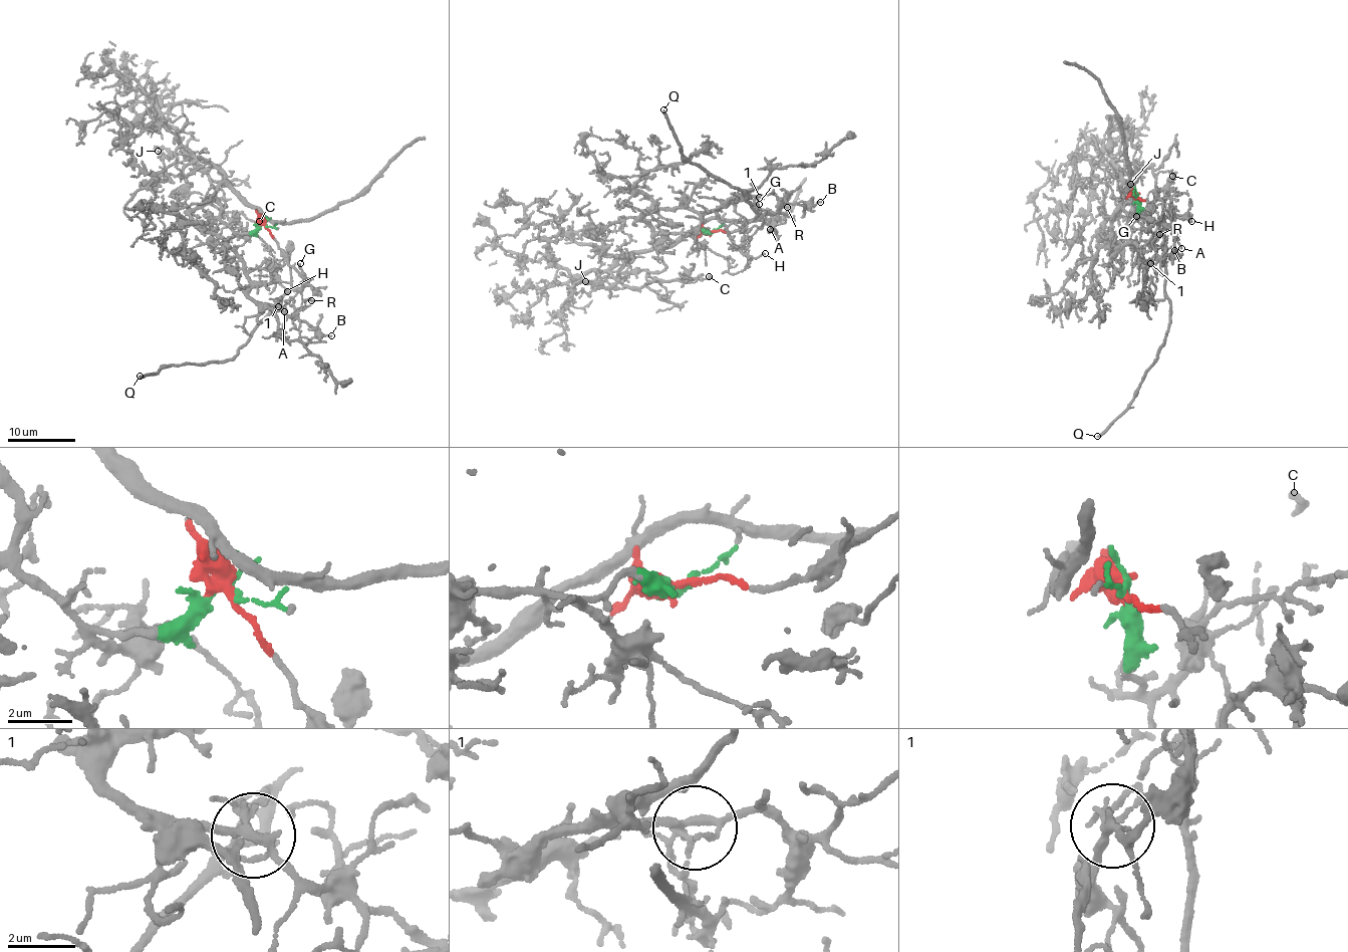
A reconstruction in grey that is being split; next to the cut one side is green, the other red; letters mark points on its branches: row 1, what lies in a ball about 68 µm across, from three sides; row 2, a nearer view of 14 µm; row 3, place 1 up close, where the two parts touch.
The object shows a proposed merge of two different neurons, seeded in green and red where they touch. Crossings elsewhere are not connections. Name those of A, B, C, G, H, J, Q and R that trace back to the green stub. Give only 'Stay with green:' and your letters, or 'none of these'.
Stay with green: B, C, H, J, R

